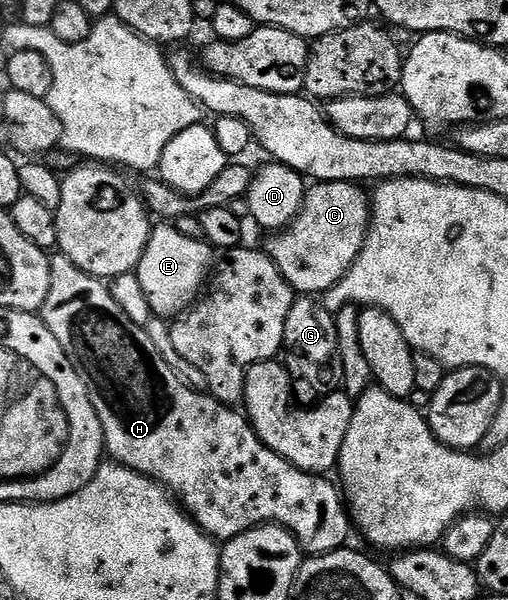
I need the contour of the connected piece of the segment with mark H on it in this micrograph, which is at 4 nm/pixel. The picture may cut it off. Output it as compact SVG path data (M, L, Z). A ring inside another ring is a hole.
M61 255L51 256L48 299L44 299L40 316L48 327L48 331L52 331L52 335L56 335L56 343L60 343L60 347L64 347L64 355L68 355L76 375L80 375L84 387L88 391L92 407L102 424L102 440L105 452L109 456L111 453L114 456L111 458L117 464L128 467L152 481L157 481L159 485L169 490L180 502L182 508L186 510L187 515L192 518L194 524L200 526L209 537L213 537L215 542L225 543L231 541L236 535L247 533L249 529L257 529L259 525L272 524L283 525L298 540L303 550L310 555L335 553L336 550L343 548L349 542L346 540L350 537L350 529L352 530L352 518L344 504L344 497L339 486L335 482L334 486L332 482L326 481L330 479L325 476L306 473L303 469L298 469L292 463L285 461L280 455L273 453L258 438L258 434L254 432L249 420L237 408L226 405L222 401L217 401L216 398L210 396L209 392L199 391L185 385L172 371L172 367L168 367L168 363L164 363L164 355L160 351L156 351L156 343L152 343L145 325L132 323L132 319L128 319L128 315L124 315L124 311L120 311L116 299L112 299L109 284L103 278L94 277L90 273L84 272L80 267L76 267L76 263L72 263L72 259Z

